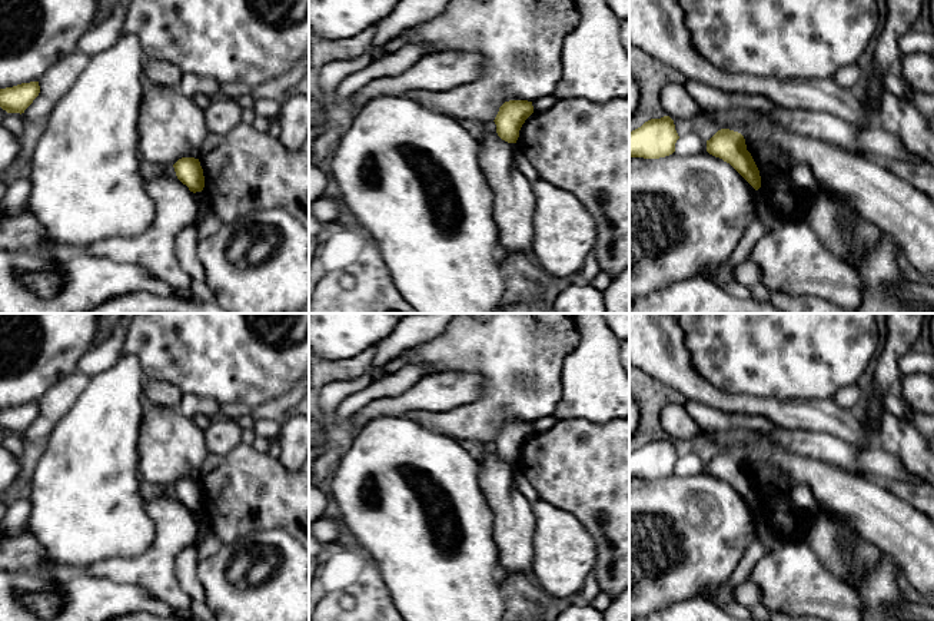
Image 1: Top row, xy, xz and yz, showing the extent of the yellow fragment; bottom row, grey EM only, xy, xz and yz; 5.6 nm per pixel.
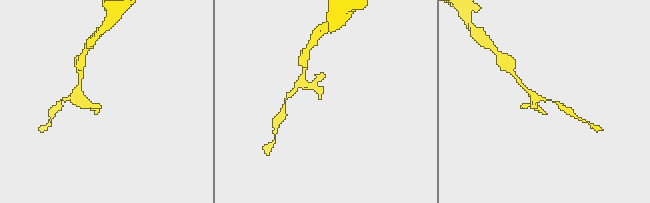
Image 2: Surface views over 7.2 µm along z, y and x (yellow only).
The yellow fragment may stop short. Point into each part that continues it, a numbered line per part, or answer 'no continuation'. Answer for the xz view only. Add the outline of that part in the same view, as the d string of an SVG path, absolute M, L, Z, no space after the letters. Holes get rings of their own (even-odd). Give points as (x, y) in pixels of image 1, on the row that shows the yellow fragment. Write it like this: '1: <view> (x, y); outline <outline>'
no continuation

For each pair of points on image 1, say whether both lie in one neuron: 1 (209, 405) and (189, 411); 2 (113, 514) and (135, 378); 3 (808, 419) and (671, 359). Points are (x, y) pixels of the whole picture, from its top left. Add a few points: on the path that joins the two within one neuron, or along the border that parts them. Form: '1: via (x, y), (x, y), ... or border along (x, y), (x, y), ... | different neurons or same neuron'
1: via (205, 405), (193, 407) | same neuron
2: via (110, 480), (110, 412) | same neuron
3: via (774, 409), (760, 405), (731, 404), (705, 392) | same neuron

